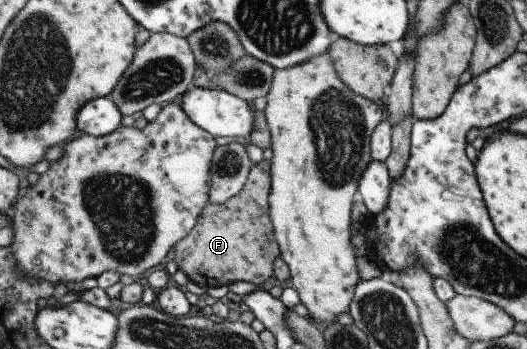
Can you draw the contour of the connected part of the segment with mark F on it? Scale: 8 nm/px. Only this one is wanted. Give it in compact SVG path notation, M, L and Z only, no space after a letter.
M264 159L252 164L250 172L247 174L247 181L244 182L244 186L238 194L219 205L206 203L190 232L173 246L173 260L177 264L177 268L186 273L188 280L206 288L228 285L231 282L238 282L238 280L258 286L272 275L272 262L279 256L279 252L269 219L267 198L270 183L269 160Z

